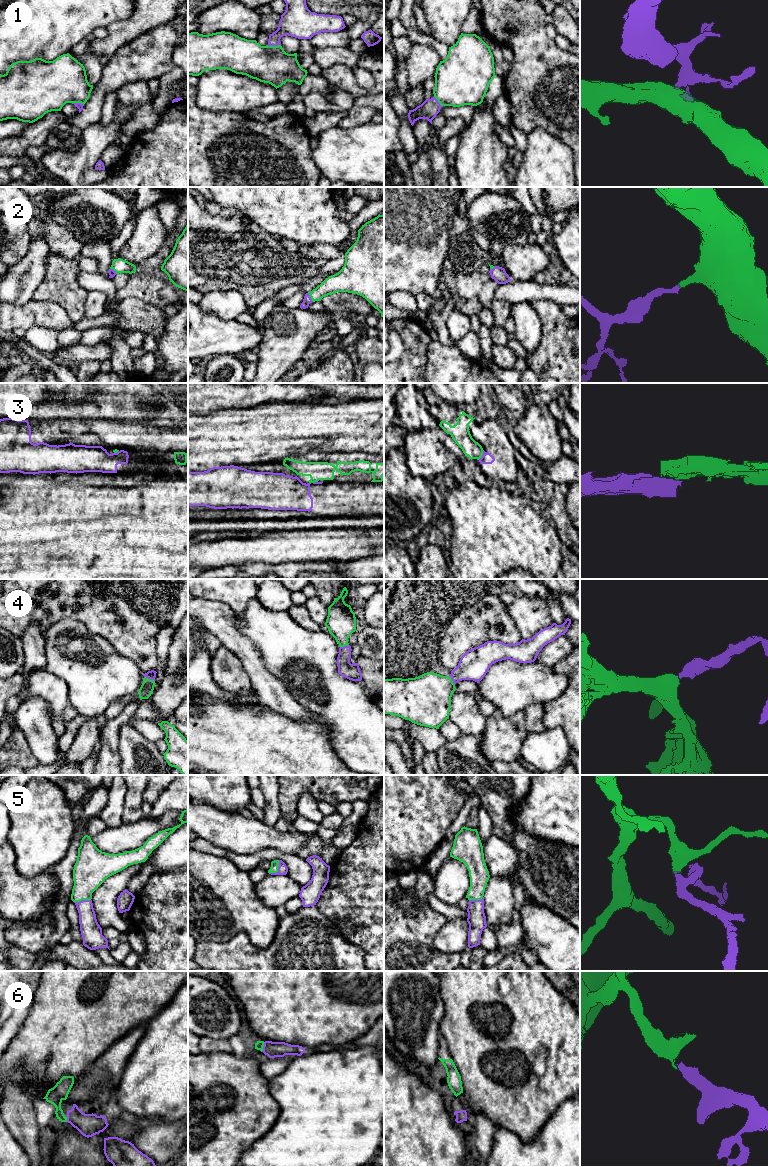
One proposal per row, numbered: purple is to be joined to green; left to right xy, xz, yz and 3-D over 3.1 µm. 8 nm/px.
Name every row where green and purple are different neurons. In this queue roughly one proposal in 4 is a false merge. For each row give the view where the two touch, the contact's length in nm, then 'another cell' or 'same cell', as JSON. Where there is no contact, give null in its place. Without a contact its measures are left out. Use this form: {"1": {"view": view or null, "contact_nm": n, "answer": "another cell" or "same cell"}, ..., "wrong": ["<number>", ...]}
{"1": {"view": "xz", "contact_nm": 110, "answer": "same cell"}, "2": {"view": "xz", "contact_nm": 80, "answer": "same cell"}, "3": {"view": "yz", "contact_nm": 90, "answer": "another cell"}, "4": {"view": "xy", "contact_nm": 100, "answer": "same cell"}, "5": {"view": "xz", "contact_nm": 140, "answer": "same cell"}, "6": {"view": "xz", "contact_nm": 80, "answer": "same cell"}, "wrong": ["3"]}

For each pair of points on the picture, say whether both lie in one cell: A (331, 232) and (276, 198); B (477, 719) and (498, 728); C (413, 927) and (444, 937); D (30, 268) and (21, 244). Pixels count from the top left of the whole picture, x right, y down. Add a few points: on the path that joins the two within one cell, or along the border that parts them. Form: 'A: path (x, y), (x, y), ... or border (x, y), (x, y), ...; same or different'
A: path (317, 222), (310, 218), (290, 198); same
B: border (487, 718), (484, 724), (484, 732), (481, 735); different
C: border (448, 920), (434, 936), (434, 945), (444, 953); different
D: border (31, 237), (27, 253), (10, 266); different

